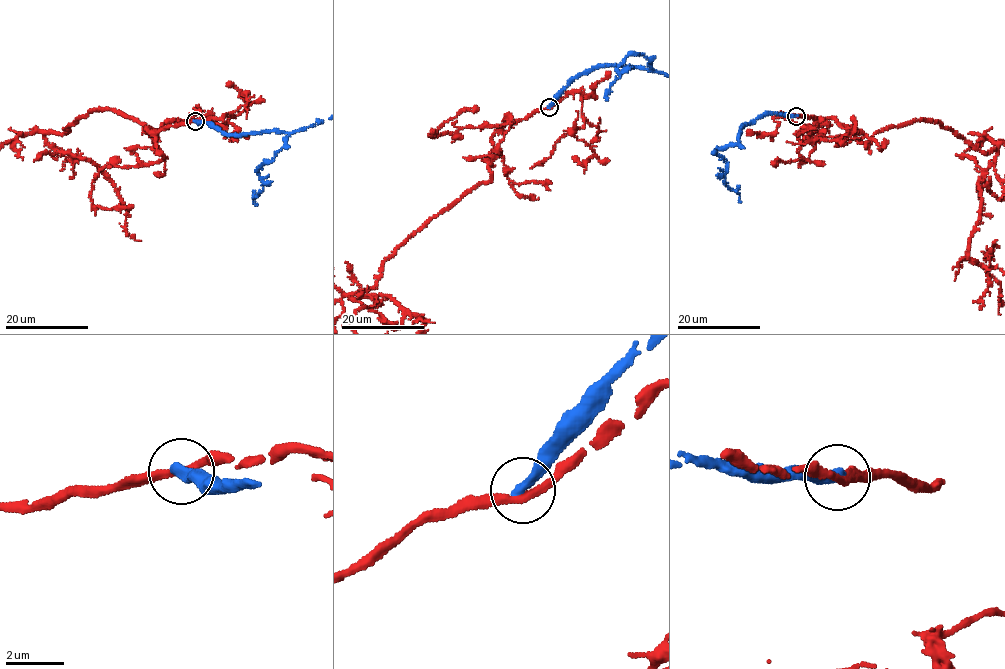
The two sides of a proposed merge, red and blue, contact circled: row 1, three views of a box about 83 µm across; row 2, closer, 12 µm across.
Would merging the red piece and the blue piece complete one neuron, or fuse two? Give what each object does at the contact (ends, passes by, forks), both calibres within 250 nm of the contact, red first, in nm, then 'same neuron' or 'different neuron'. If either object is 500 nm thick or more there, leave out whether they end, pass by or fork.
red passes by | blue ends | 240/400 nm | different neuron

